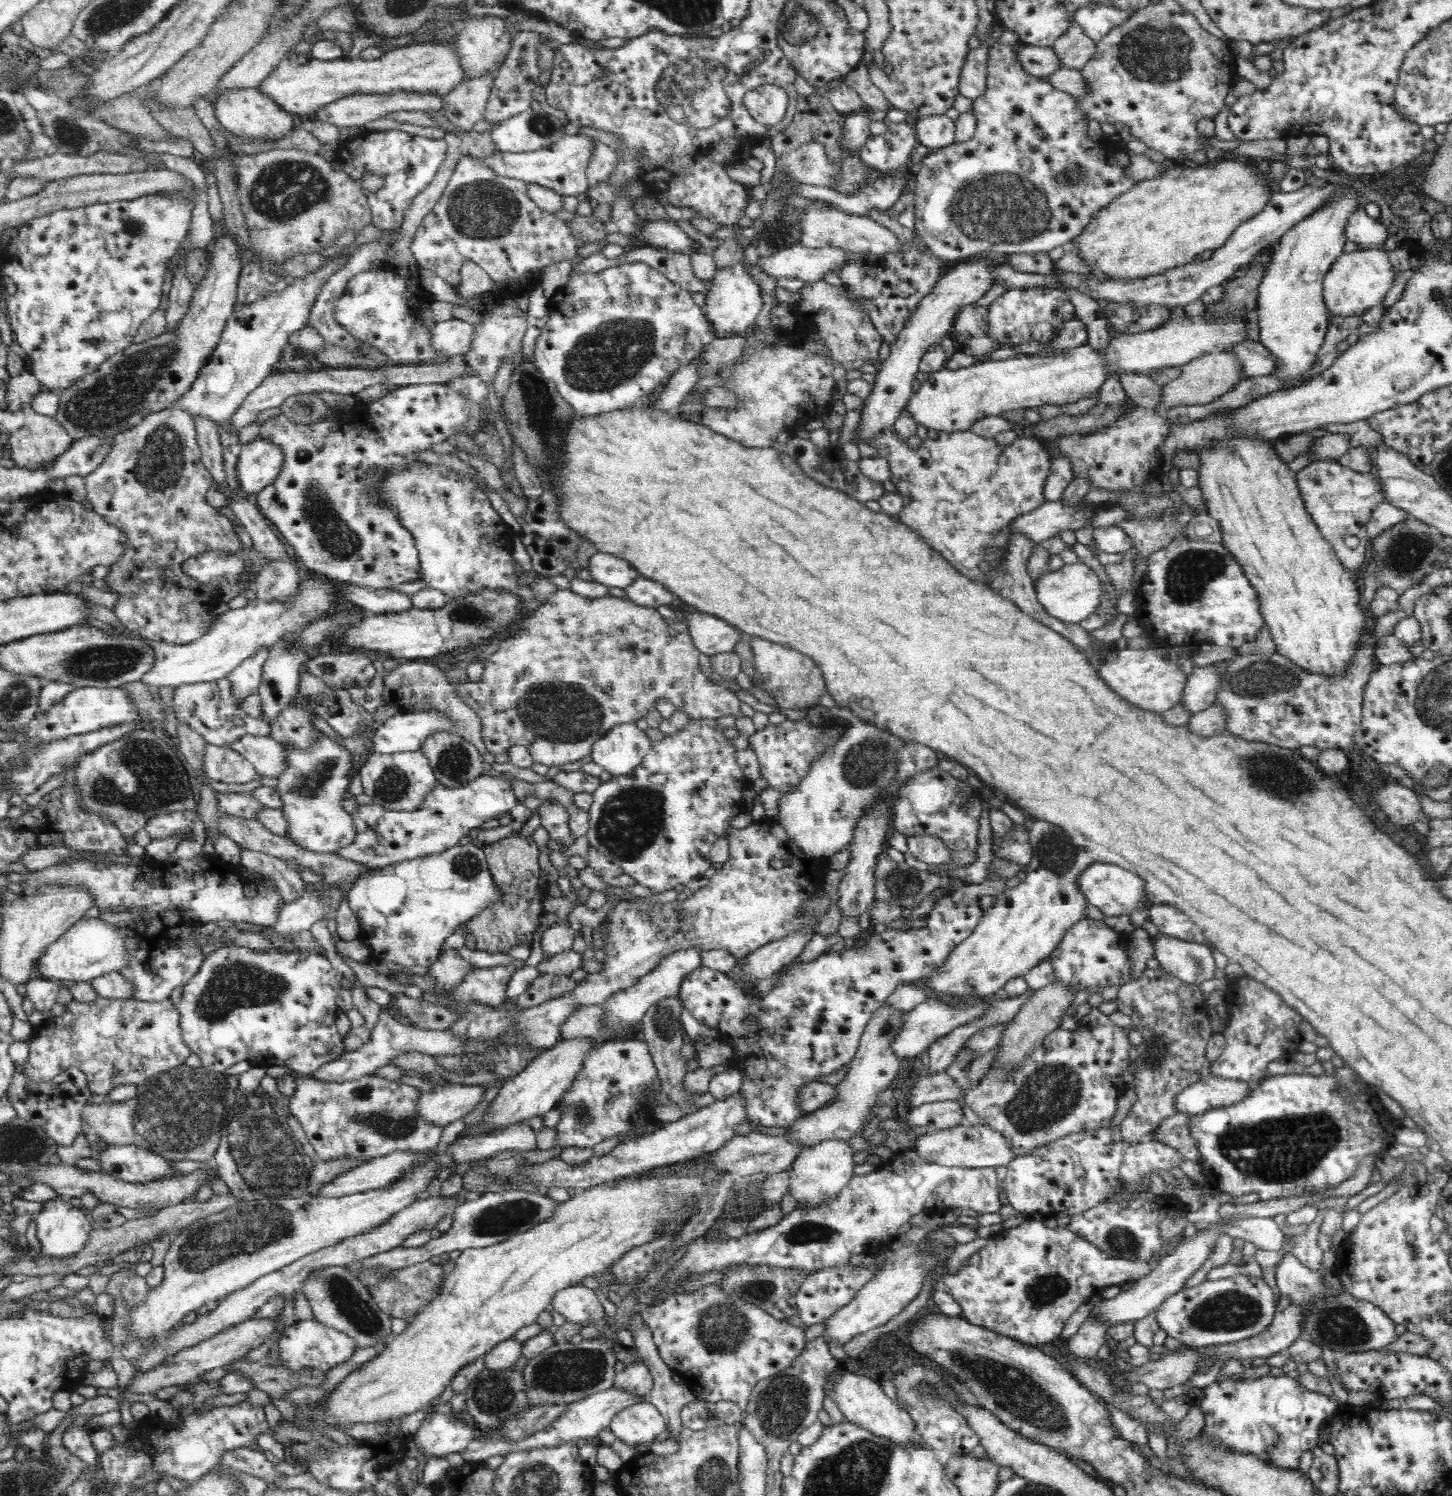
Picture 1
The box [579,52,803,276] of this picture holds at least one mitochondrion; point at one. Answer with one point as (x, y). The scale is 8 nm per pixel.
(778, 230)

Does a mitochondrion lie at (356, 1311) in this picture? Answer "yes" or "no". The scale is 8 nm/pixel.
yes

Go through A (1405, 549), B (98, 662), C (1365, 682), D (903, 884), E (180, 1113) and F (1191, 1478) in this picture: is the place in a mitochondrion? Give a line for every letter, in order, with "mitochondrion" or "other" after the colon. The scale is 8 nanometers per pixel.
A: mitochondrion
B: mitochondrion
C: other
D: mitochondrion
E: mitochondrion
F: other

